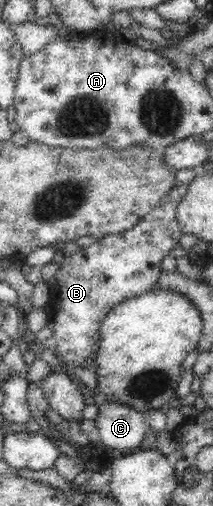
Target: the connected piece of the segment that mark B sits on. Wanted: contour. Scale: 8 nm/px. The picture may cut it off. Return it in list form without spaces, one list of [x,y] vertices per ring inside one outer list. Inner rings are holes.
[[[181,183],[171,188],[167,195],[159,202],[159,205],[144,215],[131,229],[115,235],[107,235],[97,238],[92,245],[87,248],[79,248],[74,255],[65,256],[65,260],[59,265],[55,277],[50,285],[50,325],[53,329],[52,336],[55,338],[56,347],[64,358],[75,366],[86,367],[94,360],[98,348],[99,328],[107,313],[123,303],[123,300],[141,295],[153,290],[153,285],[157,285],[157,279],[161,275],[164,258],[180,244],[183,235],[181,226],[177,222],[177,205],[185,197],[188,184]]]

